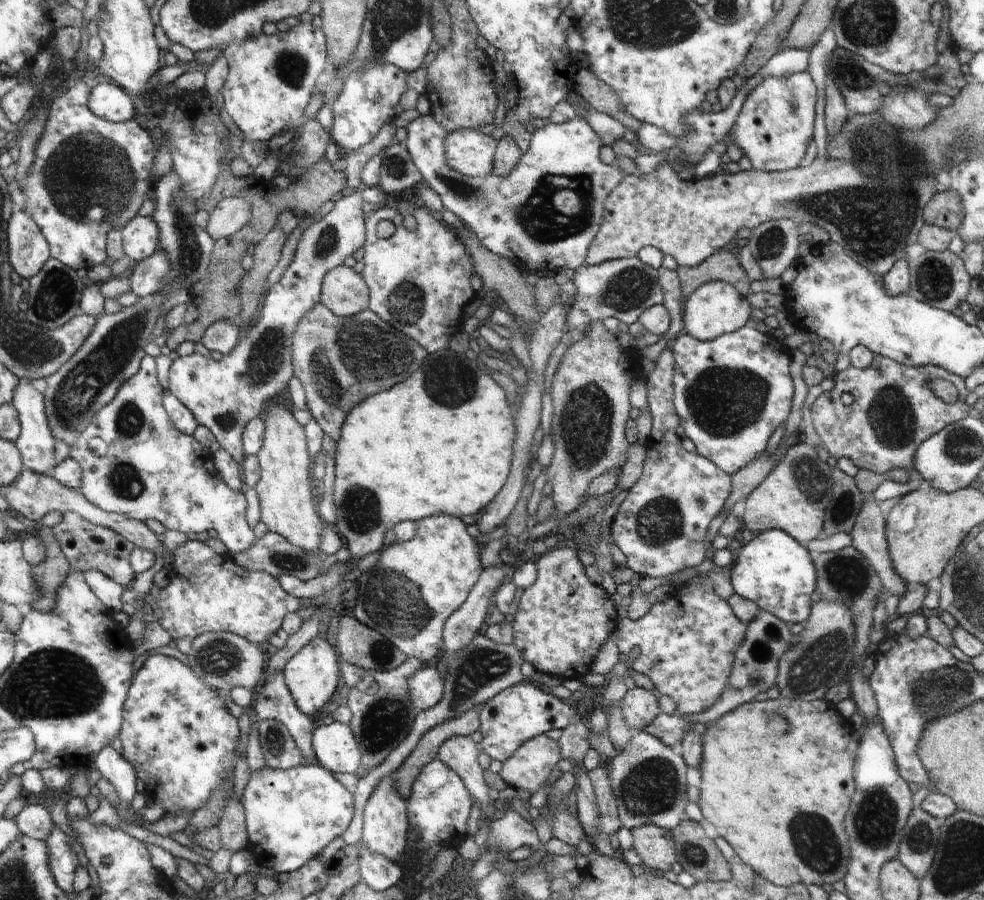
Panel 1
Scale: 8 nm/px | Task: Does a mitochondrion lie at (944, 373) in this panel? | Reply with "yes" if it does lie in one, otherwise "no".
no

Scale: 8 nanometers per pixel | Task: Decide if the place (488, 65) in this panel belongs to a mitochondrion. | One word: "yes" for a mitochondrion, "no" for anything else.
no

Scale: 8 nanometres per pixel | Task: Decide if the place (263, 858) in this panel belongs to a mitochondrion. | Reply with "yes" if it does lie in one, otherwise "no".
no

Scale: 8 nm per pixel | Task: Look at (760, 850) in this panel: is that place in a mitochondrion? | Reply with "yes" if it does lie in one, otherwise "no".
no

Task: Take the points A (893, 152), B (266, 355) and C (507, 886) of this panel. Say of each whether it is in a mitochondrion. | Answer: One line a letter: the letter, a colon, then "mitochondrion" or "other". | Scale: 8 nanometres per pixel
A: mitochondrion
B: mitochondrion
C: mitochondrion

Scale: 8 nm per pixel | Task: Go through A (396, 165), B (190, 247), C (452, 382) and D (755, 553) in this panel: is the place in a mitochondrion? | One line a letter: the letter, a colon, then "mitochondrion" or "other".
A: mitochondrion
B: mitochondrion
C: mitochondrion
D: other

